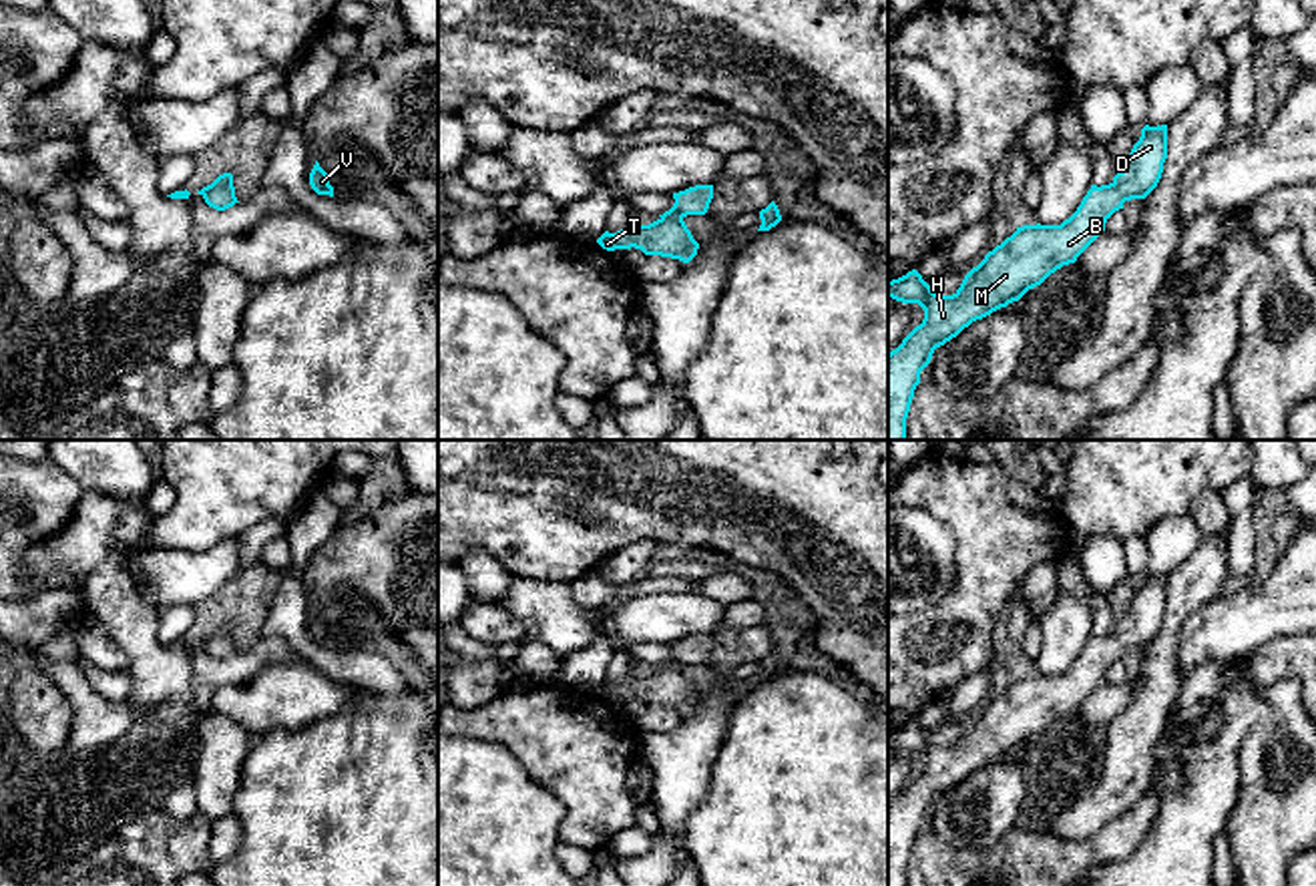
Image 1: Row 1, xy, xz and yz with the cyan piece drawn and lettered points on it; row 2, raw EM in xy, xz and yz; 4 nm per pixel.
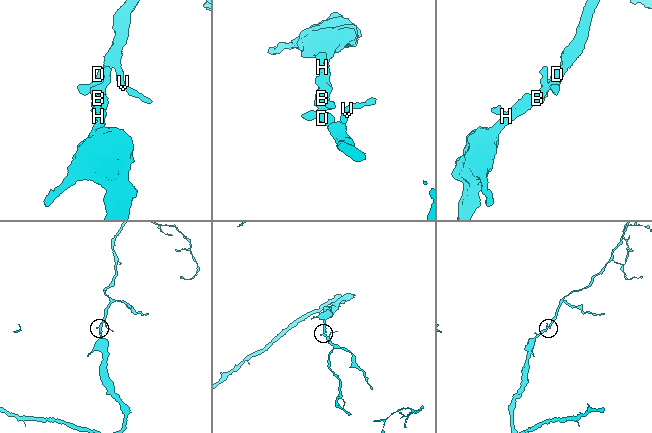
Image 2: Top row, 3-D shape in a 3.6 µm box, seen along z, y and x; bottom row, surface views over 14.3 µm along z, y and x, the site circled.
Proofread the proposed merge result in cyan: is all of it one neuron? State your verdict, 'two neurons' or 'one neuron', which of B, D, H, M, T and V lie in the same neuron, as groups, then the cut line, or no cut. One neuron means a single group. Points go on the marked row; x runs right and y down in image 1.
one neuron; groups B D H M T V; cut none

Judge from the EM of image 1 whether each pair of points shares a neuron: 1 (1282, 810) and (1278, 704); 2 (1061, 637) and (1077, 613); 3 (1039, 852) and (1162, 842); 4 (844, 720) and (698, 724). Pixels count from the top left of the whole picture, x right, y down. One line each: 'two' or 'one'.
1: one
2: one
3: two
4: two

